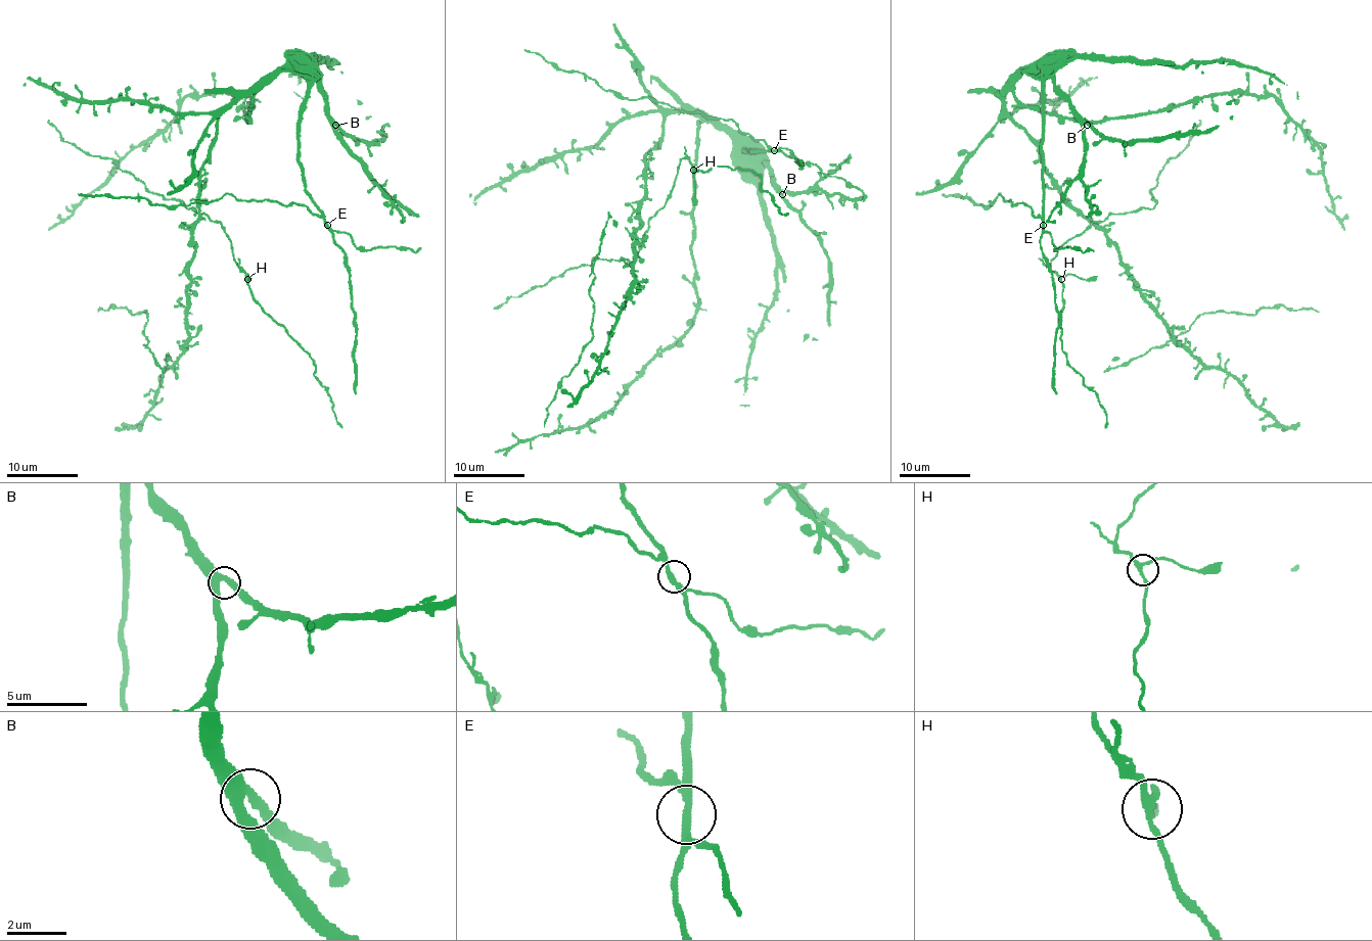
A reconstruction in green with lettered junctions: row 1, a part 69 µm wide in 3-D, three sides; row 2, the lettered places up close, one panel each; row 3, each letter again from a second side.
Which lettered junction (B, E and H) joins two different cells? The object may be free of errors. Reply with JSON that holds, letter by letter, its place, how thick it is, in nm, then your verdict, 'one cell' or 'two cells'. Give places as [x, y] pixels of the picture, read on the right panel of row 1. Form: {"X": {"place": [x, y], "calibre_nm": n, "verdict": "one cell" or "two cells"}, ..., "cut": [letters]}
{"B": {"place": [1087, 125], "calibre_nm": 320, "verdict": "one cell"}, "E": {"place": [1043, 225], "calibre_nm": 220, "verdict": "two cells"}, "H": {"place": [1061, 279], "calibre_nm": 190, "verdict": "one cell"}, "cut": ["E"]}

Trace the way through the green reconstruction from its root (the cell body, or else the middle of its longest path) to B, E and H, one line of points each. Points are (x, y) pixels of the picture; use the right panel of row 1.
B: (1005, 100), (1007, 88), (1021, 72), (1048, 76), (1055, 89), (1087, 125)
E: (1005, 100), (1007, 88), (1021, 72), (1032, 72), (1042, 81), (1042, 224)
H: (1005, 100), (1053, 185), (1092, 221), (1102, 221), (1058, 250), (1049, 267), (1061, 279)

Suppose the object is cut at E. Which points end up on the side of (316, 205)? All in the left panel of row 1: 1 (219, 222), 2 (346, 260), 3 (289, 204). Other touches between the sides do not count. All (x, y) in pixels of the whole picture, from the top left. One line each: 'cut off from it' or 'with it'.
1: with it
2: with it
3: cut off from it

